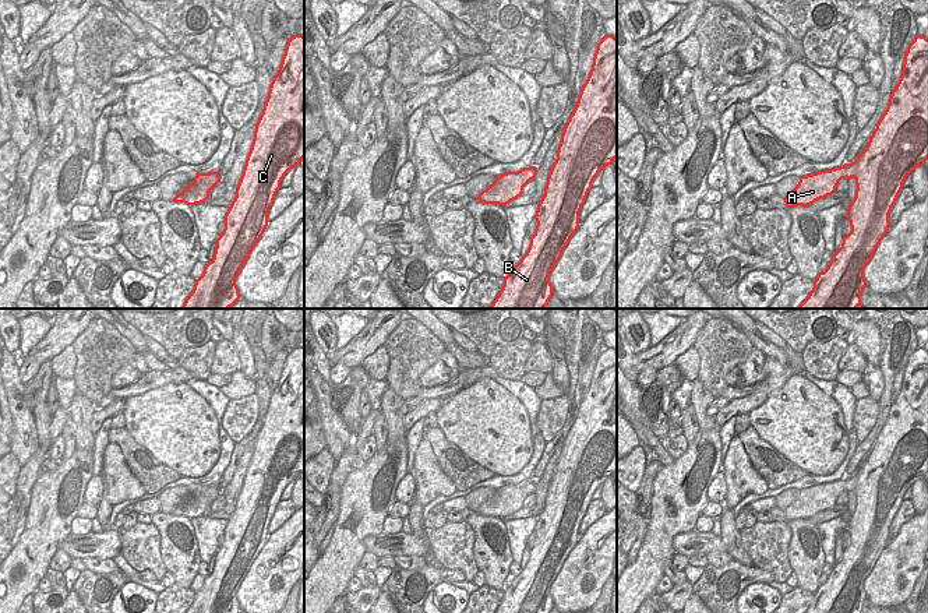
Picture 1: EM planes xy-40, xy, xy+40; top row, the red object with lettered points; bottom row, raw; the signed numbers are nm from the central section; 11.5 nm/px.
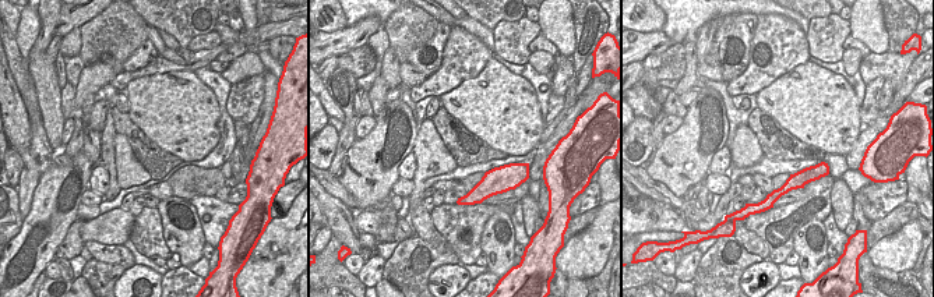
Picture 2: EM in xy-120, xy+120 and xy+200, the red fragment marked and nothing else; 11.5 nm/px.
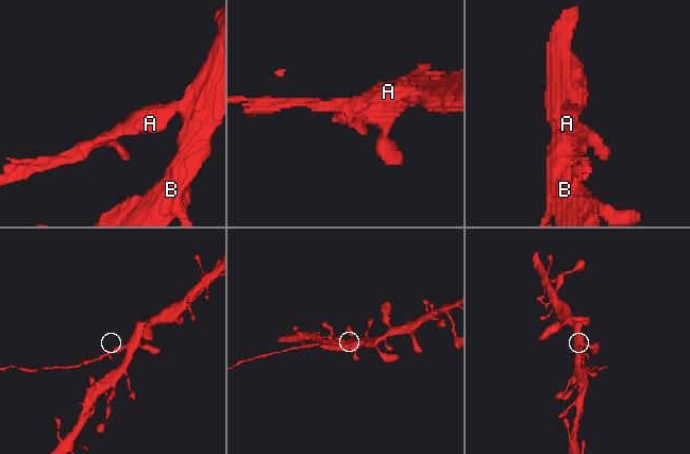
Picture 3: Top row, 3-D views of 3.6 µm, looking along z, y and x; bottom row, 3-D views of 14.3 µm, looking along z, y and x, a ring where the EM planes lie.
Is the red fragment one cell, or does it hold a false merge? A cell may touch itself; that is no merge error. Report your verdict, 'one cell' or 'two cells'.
two cells

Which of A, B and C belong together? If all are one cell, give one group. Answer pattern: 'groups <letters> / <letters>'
groups A / B C

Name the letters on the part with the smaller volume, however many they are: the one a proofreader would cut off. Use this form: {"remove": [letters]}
{"remove": ["A"]}

